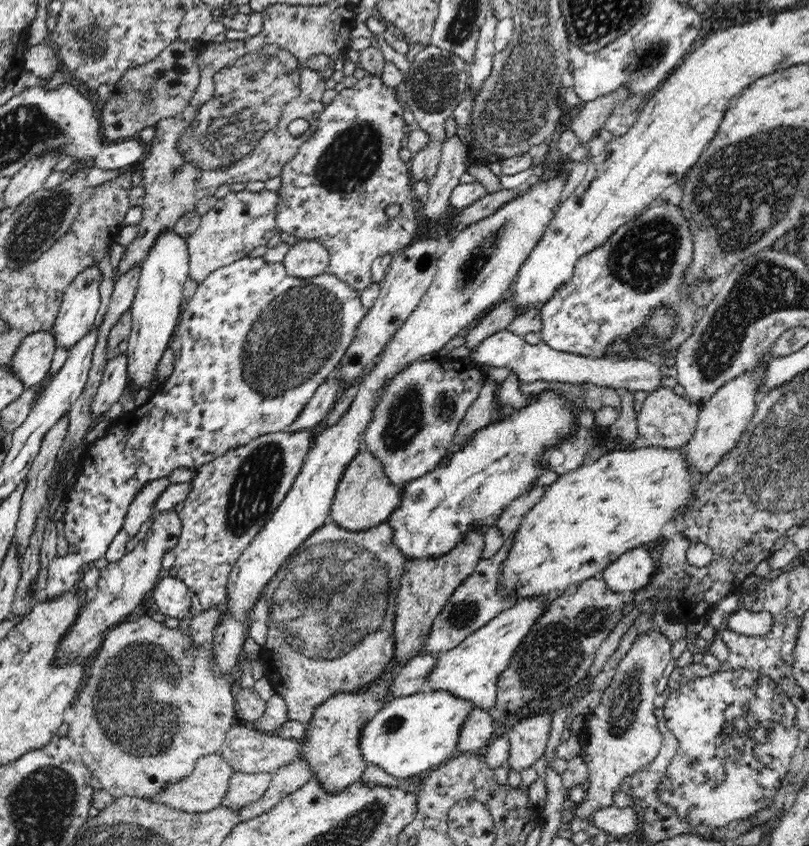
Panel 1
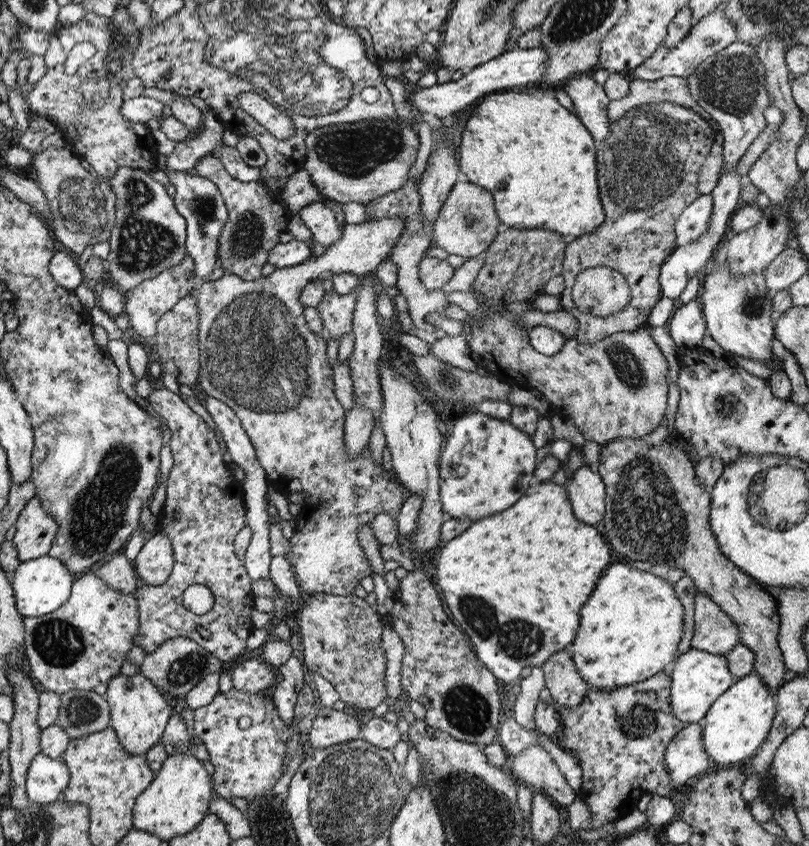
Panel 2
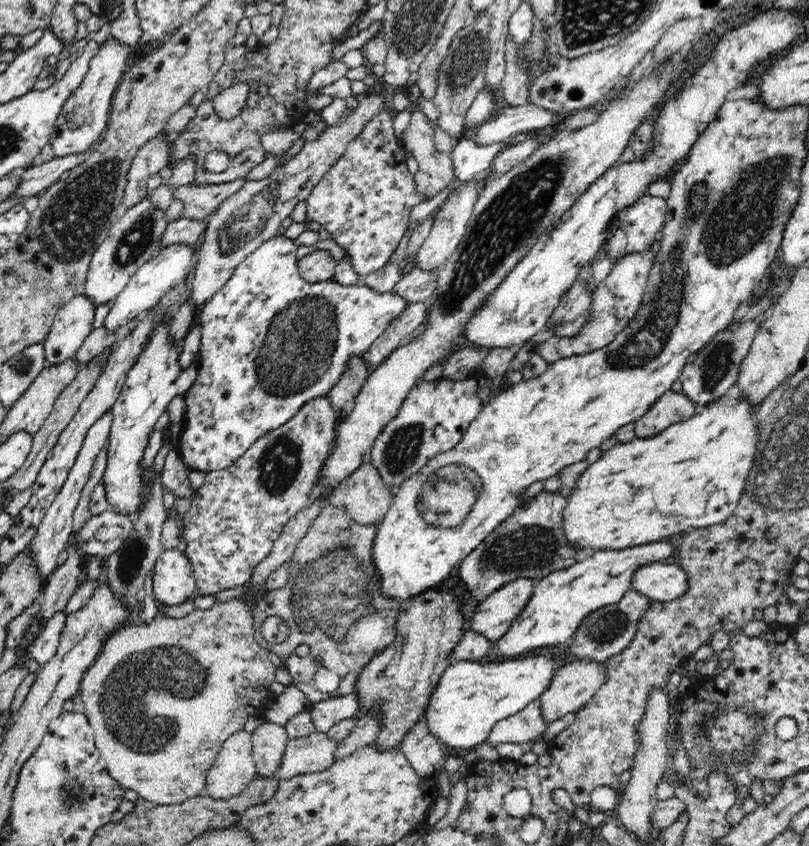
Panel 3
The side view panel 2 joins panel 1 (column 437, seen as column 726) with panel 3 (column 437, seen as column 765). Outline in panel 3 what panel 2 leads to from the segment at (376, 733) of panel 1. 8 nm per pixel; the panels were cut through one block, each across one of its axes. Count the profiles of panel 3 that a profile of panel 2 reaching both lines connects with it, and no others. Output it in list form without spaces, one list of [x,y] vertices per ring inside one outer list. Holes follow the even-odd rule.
[[[535,654],[505,658],[501,662],[480,663],[456,660],[446,668],[424,717],[430,729],[443,744],[450,748],[470,748],[486,742],[492,728],[504,718],[518,714],[522,708],[538,700],[556,676],[558,660],[552,654]]]

